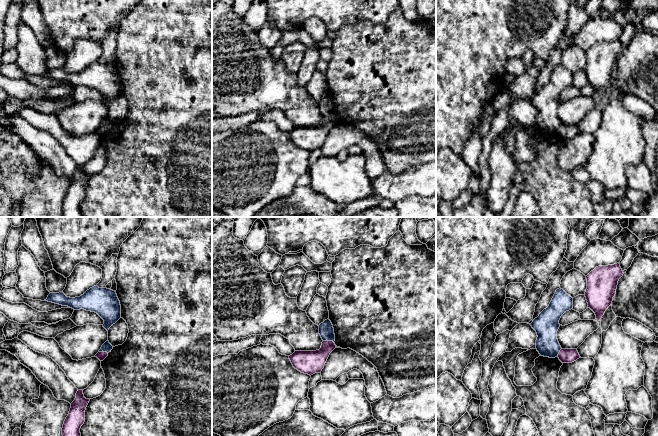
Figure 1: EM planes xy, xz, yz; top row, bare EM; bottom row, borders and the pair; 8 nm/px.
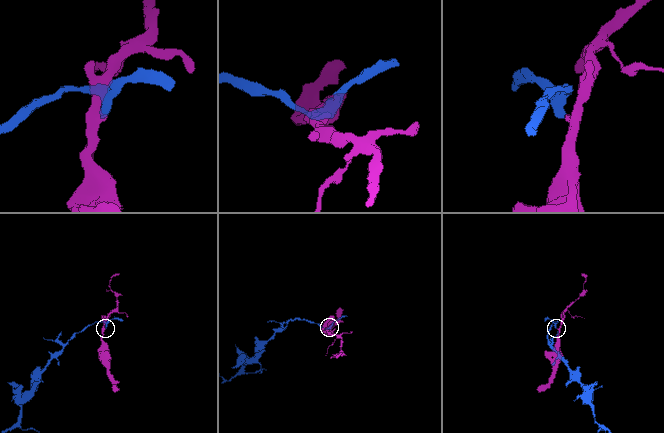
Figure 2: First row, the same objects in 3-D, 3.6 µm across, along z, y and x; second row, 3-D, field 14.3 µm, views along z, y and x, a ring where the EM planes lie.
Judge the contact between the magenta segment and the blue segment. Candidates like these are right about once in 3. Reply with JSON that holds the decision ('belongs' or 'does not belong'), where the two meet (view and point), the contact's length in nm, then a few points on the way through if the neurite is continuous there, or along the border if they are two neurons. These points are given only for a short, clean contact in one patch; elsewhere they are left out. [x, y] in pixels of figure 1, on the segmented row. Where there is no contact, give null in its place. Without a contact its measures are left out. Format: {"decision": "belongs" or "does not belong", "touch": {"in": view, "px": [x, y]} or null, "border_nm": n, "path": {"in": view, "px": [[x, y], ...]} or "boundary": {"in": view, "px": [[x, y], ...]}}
{"decision": "does not belong", "touch": {"in": "xz", "px": [328, 341]}, "border_nm": 90, "boundary": {"in": "xz", "px": [[323, 340], [331, 340], [333, 342]]}}

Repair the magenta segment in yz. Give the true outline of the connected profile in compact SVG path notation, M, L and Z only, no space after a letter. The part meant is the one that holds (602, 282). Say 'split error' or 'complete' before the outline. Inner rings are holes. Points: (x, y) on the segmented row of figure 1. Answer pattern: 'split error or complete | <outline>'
complete | M620 264L598 266L587 276L585 297L590 308L596 315L594 321L600 321L605 311L612 305L619 279L623 276Z

